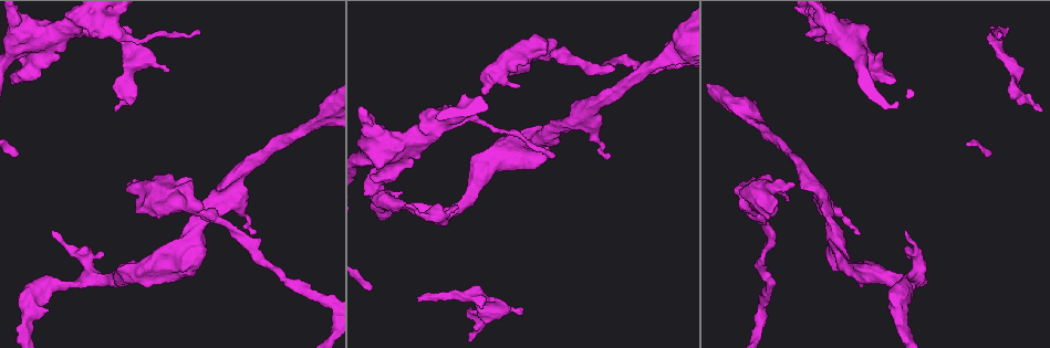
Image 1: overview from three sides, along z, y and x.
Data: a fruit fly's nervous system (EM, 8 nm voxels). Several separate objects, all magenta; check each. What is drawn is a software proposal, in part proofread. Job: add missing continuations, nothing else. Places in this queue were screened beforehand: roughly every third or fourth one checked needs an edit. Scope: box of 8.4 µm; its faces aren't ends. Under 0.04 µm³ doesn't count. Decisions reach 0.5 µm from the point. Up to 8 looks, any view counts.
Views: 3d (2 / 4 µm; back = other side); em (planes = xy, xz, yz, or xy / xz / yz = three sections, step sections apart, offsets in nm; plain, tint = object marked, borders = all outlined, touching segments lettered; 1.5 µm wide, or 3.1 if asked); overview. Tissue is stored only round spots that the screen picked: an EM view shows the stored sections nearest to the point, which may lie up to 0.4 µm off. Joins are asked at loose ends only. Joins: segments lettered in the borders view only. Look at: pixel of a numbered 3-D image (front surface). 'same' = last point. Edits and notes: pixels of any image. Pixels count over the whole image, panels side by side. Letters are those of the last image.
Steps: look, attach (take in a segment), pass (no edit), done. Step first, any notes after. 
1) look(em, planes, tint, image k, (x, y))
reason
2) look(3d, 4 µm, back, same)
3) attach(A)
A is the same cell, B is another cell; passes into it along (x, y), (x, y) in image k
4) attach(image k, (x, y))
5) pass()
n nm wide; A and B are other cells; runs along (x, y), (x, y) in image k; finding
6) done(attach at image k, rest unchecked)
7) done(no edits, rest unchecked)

look(em, xz, step 4, borders, image 1, (198, 30))
end of a long branch

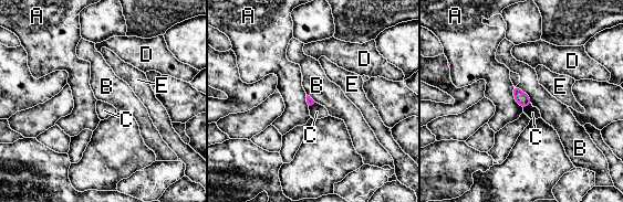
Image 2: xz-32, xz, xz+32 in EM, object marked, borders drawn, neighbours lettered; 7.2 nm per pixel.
look(em, planes, borders, same)
another direction

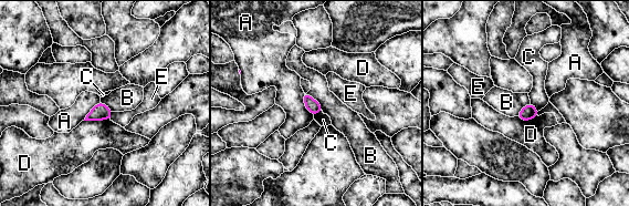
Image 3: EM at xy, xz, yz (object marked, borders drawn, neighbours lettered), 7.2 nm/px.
pass()
100 nm wide; A, B, C, D and E are other cells; border along (306, 92), (320, 103), (323, 111) in image 3; none of them fits

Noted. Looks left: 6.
look(3d, 4 µm, image 1, (857, 234))

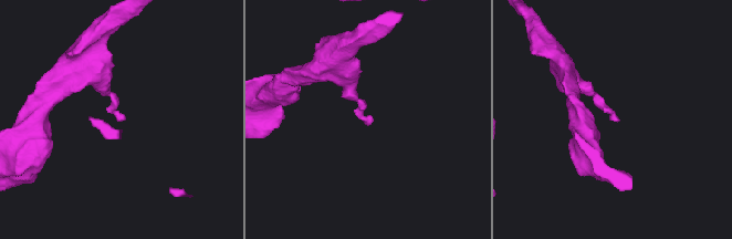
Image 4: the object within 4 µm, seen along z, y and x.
look(em, planes, borders, image 4, (368, 123))
shape alone is not enough

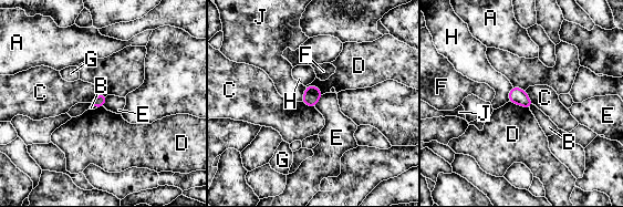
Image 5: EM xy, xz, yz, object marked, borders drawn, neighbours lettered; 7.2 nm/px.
pass()
D touches over 160 nm; A, B, C, D, E, F, G, H and J are other cells; none of them fits

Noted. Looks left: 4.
look(3d, 2 µm, image 1, (138, 210))
stops while still wide

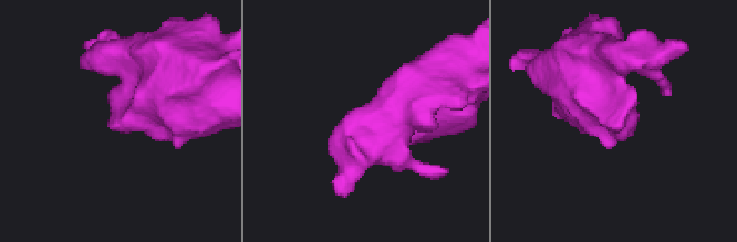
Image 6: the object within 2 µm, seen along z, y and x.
look(em, planes, tint, image 6, (110, 124))

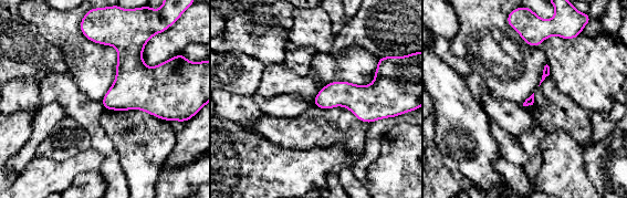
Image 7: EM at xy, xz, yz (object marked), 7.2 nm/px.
look(em, planes, borders, same)
what lies round it

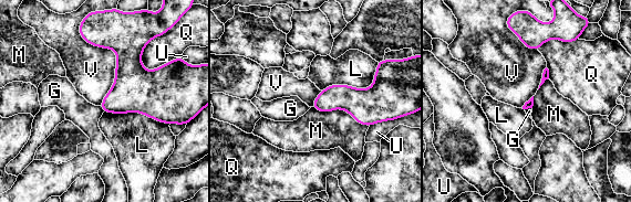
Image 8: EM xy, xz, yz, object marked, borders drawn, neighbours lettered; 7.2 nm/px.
pass()
G, L, M, Q, U and V are other cells; border along (79, 31), (116, 56), (99, 105) in image 8; none of them fits

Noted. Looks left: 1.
look(em, planes, borders, image 1, (907, 232))
an open end

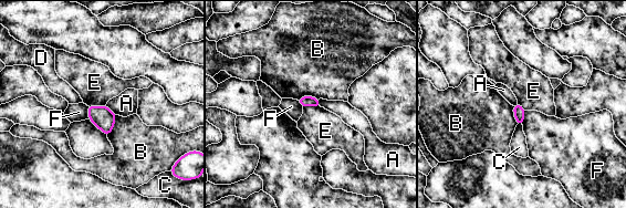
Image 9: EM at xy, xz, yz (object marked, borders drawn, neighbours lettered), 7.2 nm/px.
pass()
A, B, C, D, E and F are other cells; border along (86, 104), (105, 105) in image 9; none of them fits

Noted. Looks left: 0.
done(no edits, rest unchecked)

